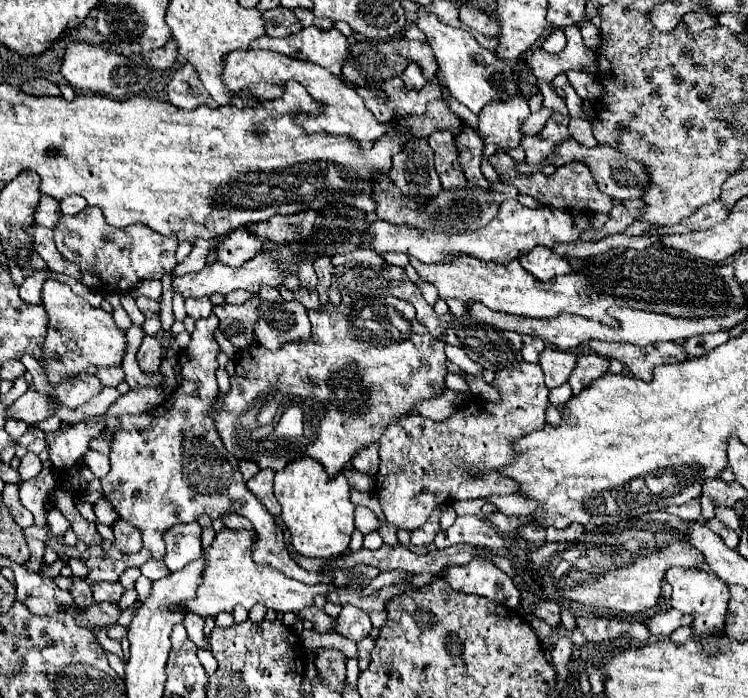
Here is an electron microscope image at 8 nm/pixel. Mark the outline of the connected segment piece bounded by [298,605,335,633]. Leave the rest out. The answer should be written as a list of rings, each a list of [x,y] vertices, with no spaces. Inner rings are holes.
[[[311,606],[301,610],[300,619],[306,619],[313,623],[313,629],[318,633],[335,633],[333,627],[333,618],[328,616],[323,610],[318,609],[316,606]]]

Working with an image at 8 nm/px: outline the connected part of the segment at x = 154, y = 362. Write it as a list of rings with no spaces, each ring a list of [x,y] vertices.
[[[146,335],[138,349],[138,367],[144,373],[158,373],[162,361],[162,345],[156,337]]]

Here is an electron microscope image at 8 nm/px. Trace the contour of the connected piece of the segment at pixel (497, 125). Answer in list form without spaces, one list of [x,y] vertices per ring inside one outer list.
[[[522,95],[508,101],[488,103],[478,115],[478,133],[484,145],[498,145],[500,149],[514,149],[520,145],[520,119],[528,117],[530,109]]]

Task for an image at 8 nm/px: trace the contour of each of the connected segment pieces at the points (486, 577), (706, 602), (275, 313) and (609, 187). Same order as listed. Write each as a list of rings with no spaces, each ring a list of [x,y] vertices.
[[[474,557],[464,565],[450,565],[438,577],[448,581],[456,591],[482,595],[512,609],[520,605],[520,593],[514,581],[488,559]]]
[[[670,567],[666,571],[666,581],[672,585],[672,597],[670,597],[670,605],[682,613],[688,613],[694,617],[692,621],[692,629],[696,631],[696,641],[702,641],[706,637],[714,635],[722,635],[724,633],[724,621],[726,621],[726,607],[728,607],[728,585],[708,573],[708,571],[698,571],[698,569],[682,569],[682,567]]]
[[[260,301],[254,335],[260,345],[270,351],[280,349],[288,341],[300,341],[310,337],[310,321],[306,309],[298,301],[268,303]]]
[[[566,139],[562,141],[560,145],[556,145],[550,153],[550,157],[544,161],[544,165],[552,163],[552,165],[566,165],[570,161],[580,161],[584,163],[592,175],[594,175],[594,181],[598,185],[598,189],[606,195],[610,195],[612,199],[640,199],[644,195],[644,185],[648,185],[648,175],[644,173],[644,167],[626,157],[624,153],[612,149],[610,145],[596,145],[596,147],[584,147],[582,143],[578,143],[576,139]]]

